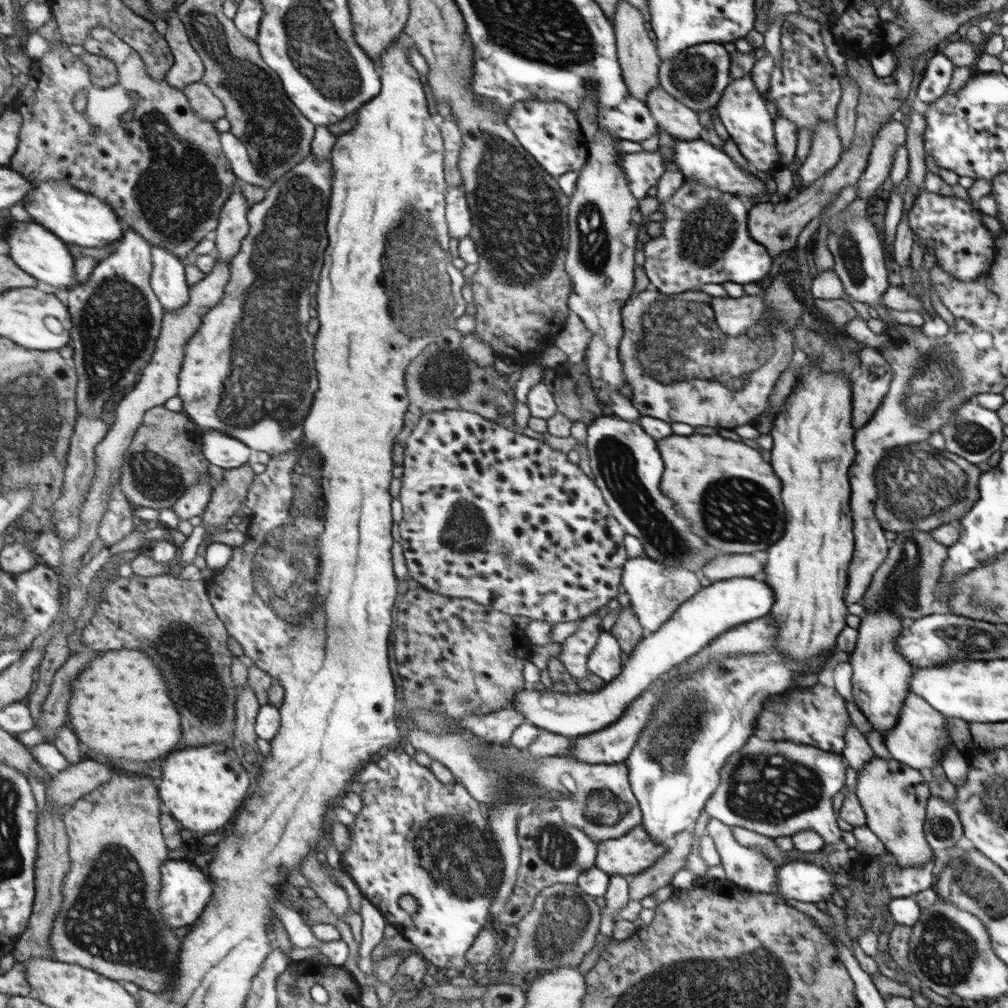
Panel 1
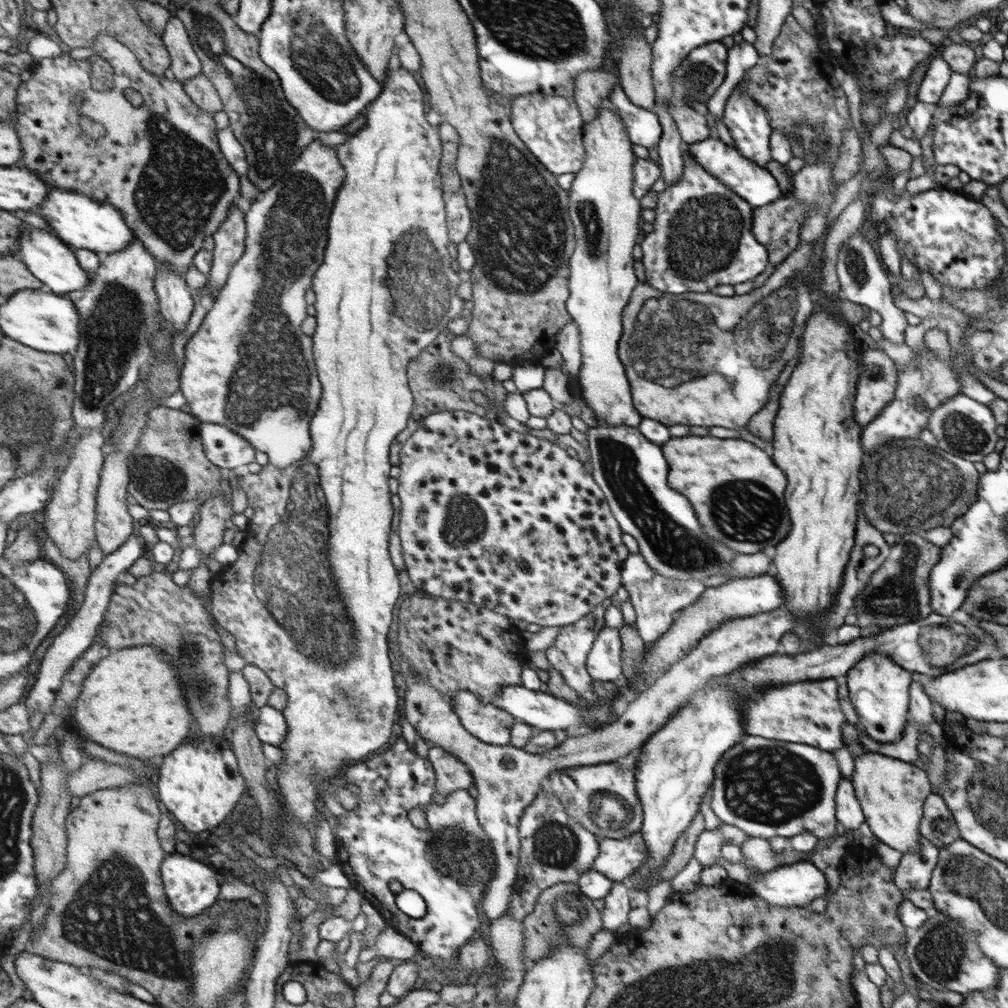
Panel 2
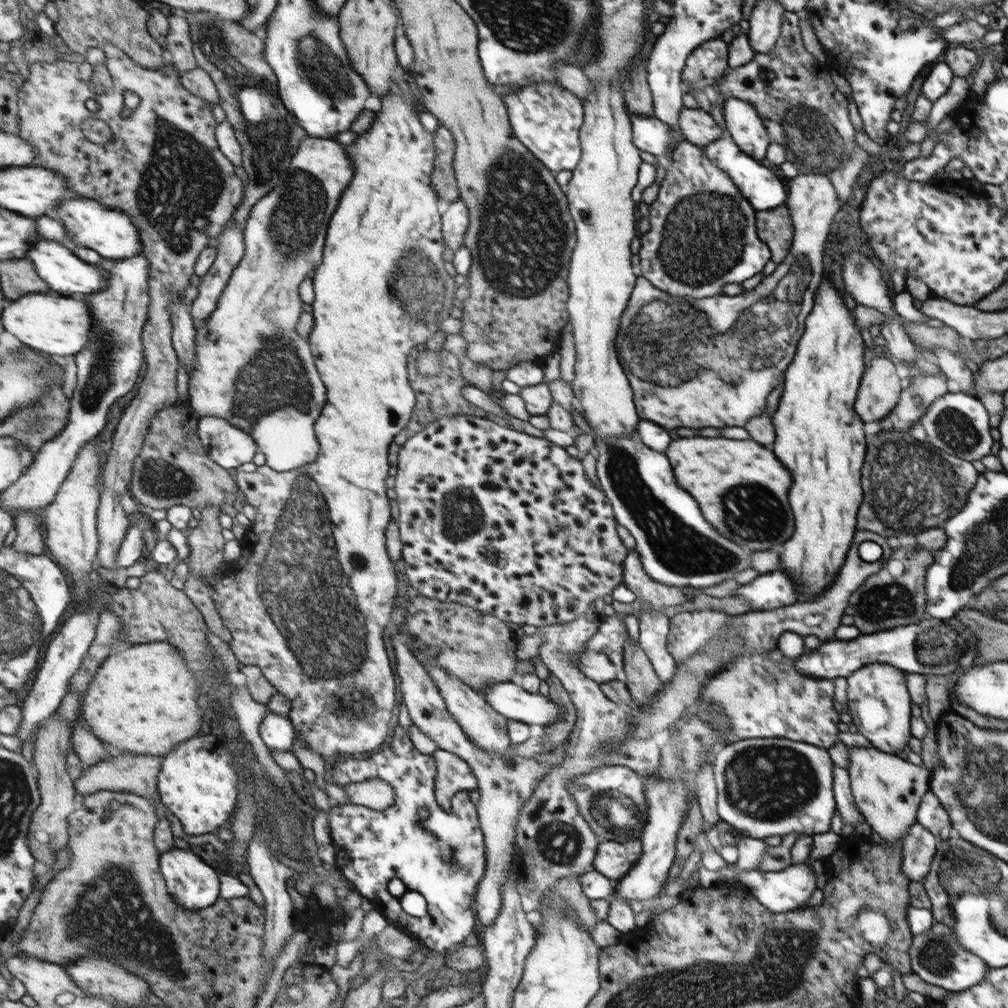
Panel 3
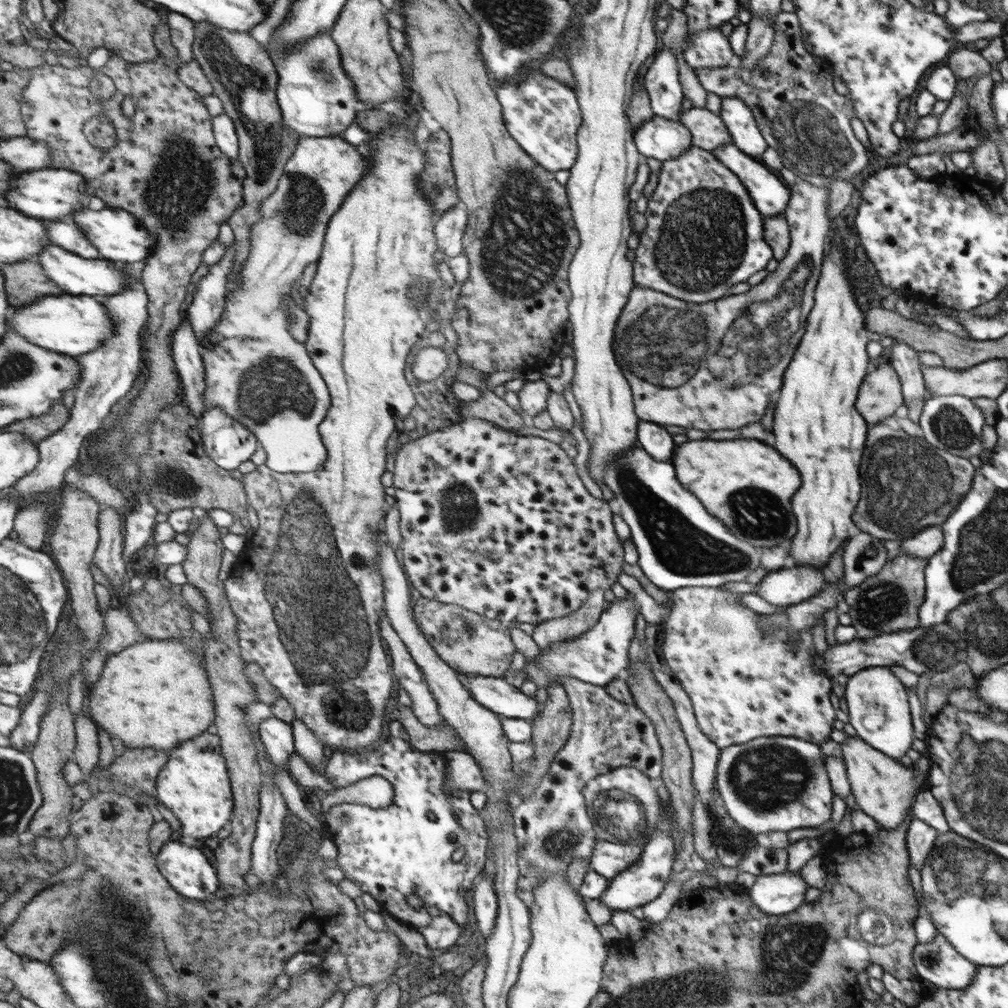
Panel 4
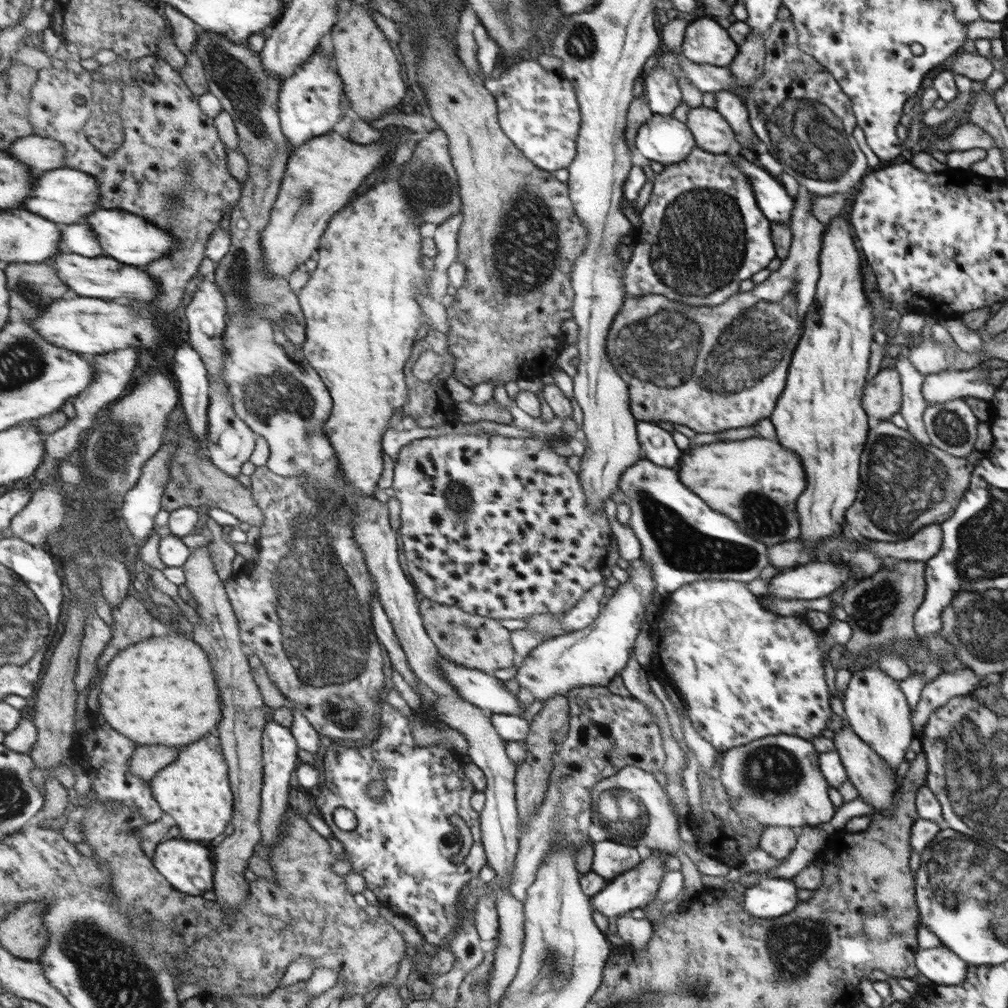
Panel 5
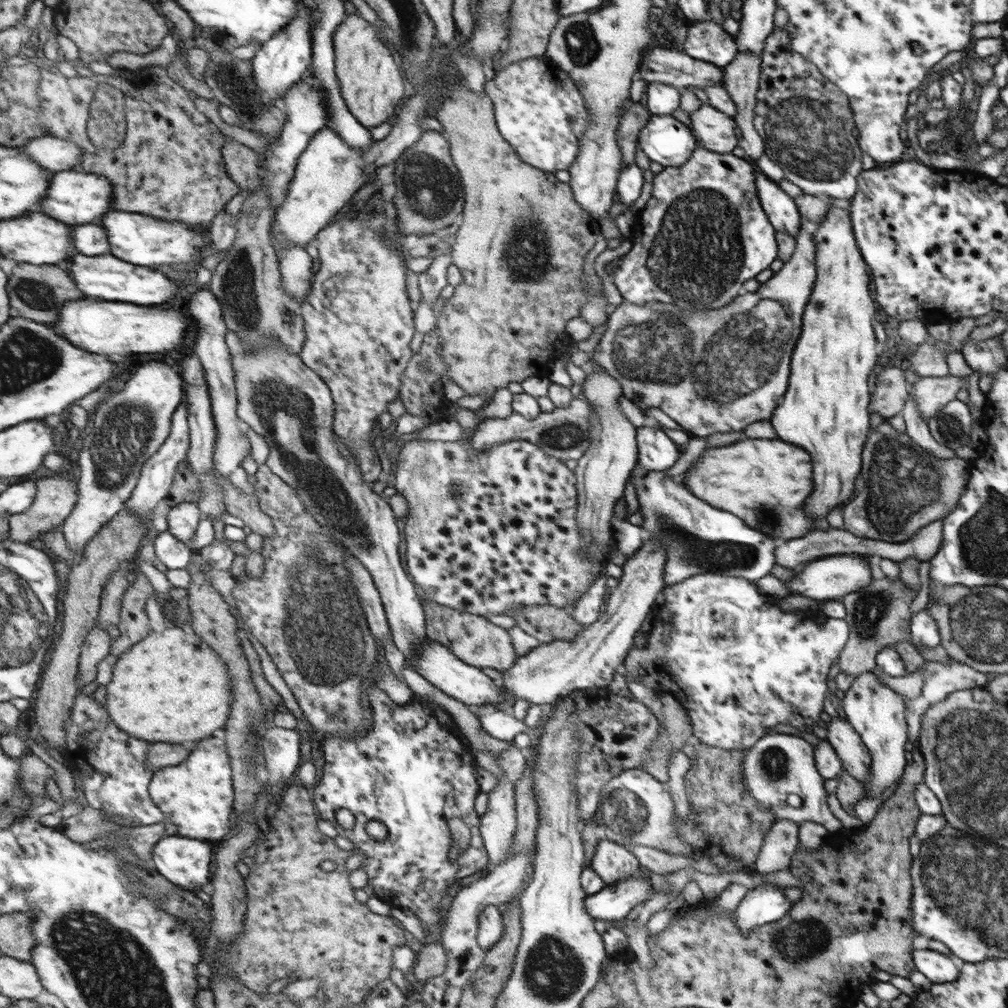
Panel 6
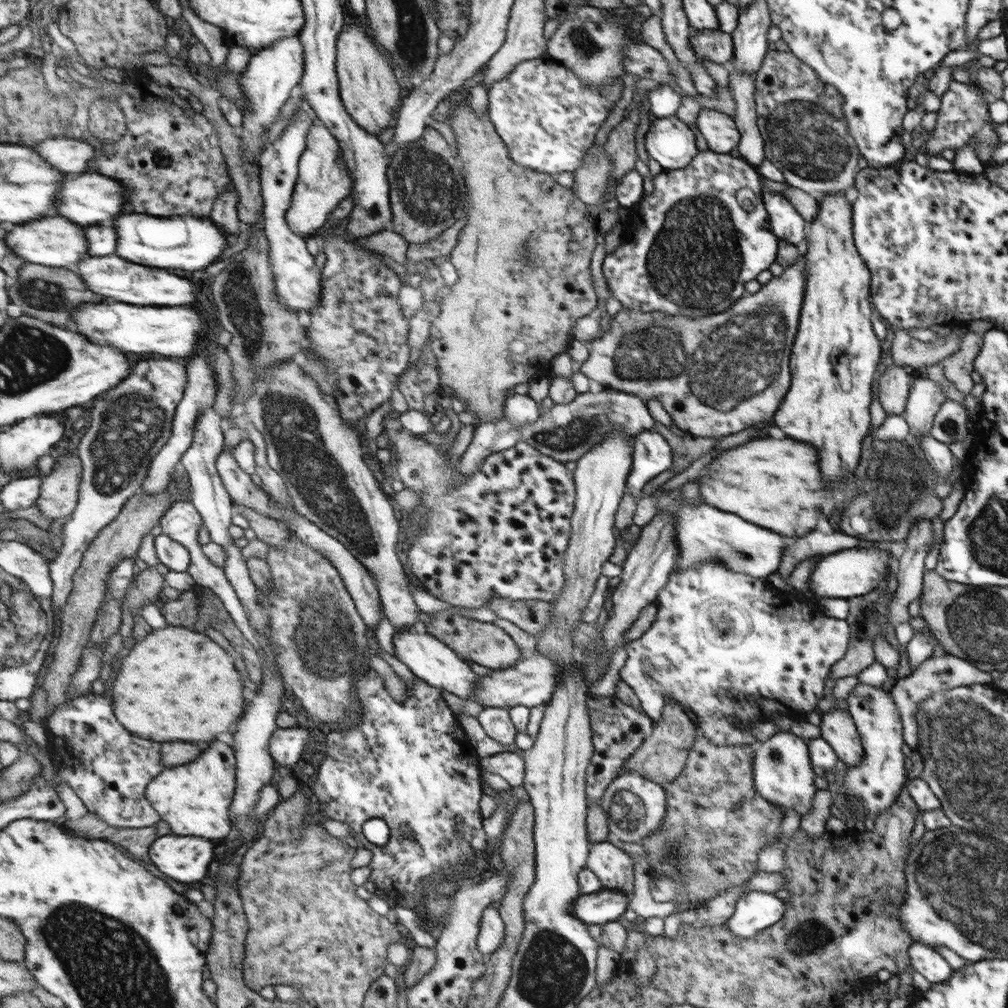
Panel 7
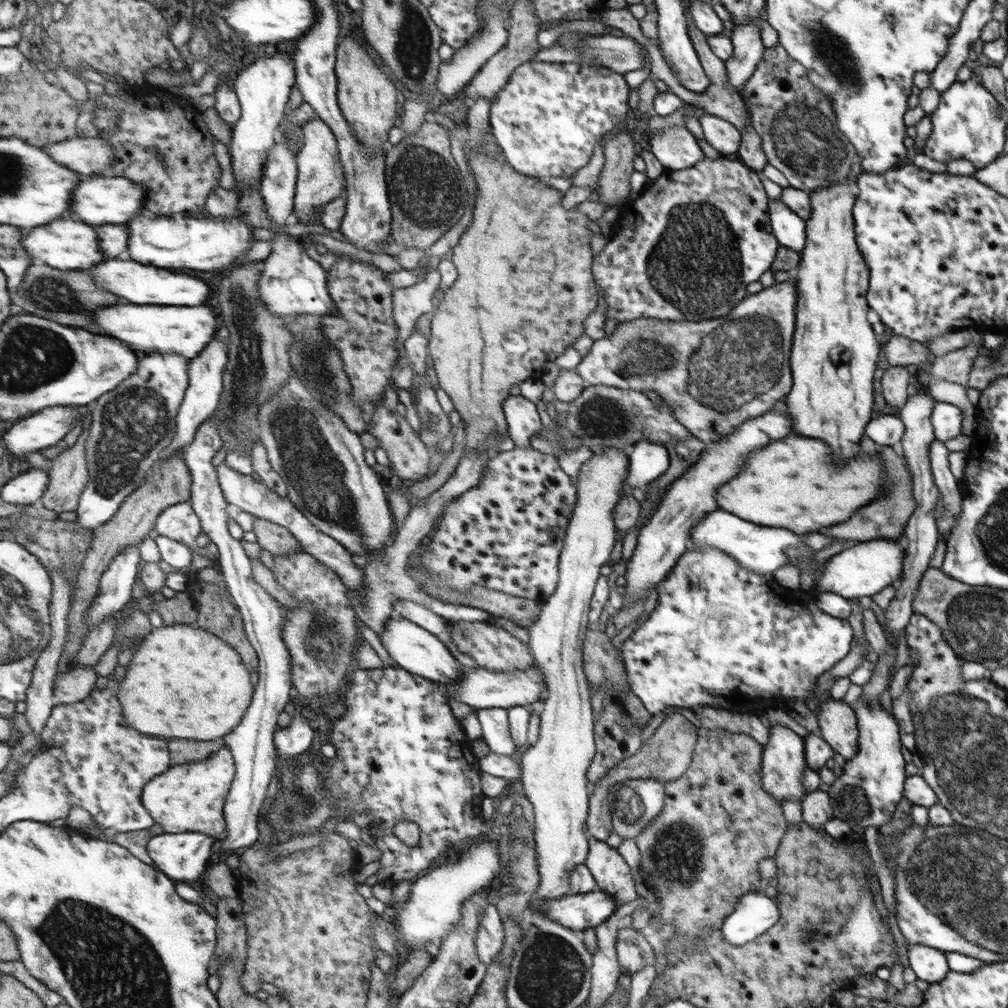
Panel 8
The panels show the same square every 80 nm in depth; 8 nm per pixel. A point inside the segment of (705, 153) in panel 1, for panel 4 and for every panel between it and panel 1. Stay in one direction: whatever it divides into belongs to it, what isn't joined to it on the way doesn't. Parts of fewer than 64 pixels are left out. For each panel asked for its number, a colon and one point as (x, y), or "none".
2: (759, 186)
3: (764, 189)
4: (771, 195)

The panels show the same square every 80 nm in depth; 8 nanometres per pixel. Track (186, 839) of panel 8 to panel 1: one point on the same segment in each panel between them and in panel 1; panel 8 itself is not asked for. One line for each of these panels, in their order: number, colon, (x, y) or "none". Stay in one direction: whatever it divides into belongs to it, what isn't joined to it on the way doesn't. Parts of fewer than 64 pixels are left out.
1: (188, 891)
2: (194, 887)
3: (196, 884)
4: (190, 871)
5: (188, 865)
6: (188, 863)
7: (187, 859)

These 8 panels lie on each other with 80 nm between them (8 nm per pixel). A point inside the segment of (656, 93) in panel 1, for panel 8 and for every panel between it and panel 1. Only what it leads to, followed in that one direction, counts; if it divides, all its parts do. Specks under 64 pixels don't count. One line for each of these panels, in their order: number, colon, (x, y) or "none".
2: (693, 126)
3: (699, 127)
4: (709, 131)
5: (712, 131)
6: (716, 131)
7: (720, 131)
8: (720, 134)

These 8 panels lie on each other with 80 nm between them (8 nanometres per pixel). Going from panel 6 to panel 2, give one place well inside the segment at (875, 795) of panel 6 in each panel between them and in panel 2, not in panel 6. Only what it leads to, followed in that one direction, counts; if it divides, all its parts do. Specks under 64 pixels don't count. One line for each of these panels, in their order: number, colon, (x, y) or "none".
2: (878, 687)
3: (877, 699)
4: (876, 701)
5: (876, 709)

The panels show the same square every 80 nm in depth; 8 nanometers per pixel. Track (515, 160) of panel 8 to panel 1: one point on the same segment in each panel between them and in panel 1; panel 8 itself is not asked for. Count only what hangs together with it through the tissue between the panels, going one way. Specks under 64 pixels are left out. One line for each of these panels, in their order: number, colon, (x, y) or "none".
1: (549, 130)
2: (551, 126)
3: (547, 119)
4: (544, 116)
5: (539, 111)
6: (540, 111)
7: (547, 116)

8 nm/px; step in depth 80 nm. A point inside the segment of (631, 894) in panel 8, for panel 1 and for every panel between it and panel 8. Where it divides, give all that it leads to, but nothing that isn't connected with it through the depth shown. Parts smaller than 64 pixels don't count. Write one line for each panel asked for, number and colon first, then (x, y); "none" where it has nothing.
1: (636, 851)
2: (619, 858)
3: (613, 860)
4: (608, 860)
5: (610, 858)
6: (611, 862)
7: (614, 867)

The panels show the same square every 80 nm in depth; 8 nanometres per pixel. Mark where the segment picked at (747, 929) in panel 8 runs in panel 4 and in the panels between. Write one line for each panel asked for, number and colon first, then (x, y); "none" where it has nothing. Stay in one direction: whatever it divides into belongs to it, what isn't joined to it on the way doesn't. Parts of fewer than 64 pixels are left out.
4: (777, 894)
5: (772, 898)
6: (763, 904)
7: (757, 910)

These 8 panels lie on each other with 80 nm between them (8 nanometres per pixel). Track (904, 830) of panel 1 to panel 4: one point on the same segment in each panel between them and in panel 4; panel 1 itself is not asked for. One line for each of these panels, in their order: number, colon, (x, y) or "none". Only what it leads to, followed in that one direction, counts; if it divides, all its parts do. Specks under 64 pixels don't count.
2: (892, 793)
3: (888, 790)
4: (885, 788)

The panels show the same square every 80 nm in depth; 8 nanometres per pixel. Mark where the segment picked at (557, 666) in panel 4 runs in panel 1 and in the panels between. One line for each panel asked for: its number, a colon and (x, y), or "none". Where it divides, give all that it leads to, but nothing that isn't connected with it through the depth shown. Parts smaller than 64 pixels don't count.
1: (606, 659)
2: (604, 659)
3: (603, 660)

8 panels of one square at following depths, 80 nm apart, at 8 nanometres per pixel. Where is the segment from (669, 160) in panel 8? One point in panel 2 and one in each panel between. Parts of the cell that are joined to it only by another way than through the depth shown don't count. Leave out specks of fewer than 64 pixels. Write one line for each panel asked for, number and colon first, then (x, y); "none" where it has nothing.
2: (644, 126)
3: (651, 135)
4: (663, 139)
5: (663, 139)
6: (664, 139)
7: (670, 141)

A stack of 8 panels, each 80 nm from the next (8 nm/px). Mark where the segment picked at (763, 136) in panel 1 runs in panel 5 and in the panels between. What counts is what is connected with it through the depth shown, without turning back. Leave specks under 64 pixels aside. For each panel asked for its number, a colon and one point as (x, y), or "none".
2: (746, 119)
3: (747, 128)
4: (739, 118)
5: (731, 107)

